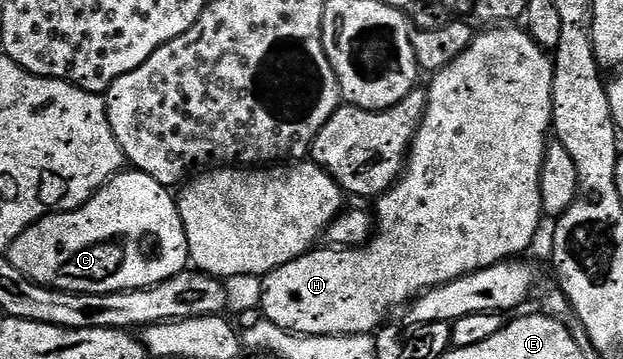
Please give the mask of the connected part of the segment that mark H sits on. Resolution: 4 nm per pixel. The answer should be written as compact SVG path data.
M494 27L478 32L474 36L471 47L455 59L455 63L447 63L438 73L432 74L430 85L427 85L429 102L425 108L425 118L415 135L413 145L405 168L397 182L386 193L376 198L375 232L369 242L358 249L331 249L314 247L299 259L291 263L283 263L283 267L272 269L264 274L262 280L262 297L260 310L264 318L288 333L309 336L359 336L376 334L386 324L392 309L408 306L417 300L422 293L440 285L451 283L476 269L486 269L497 265L500 261L516 258L537 237L537 228L543 222L541 212L541 172L545 162L545 150L551 141L553 127L553 58L528 31L521 27Z

